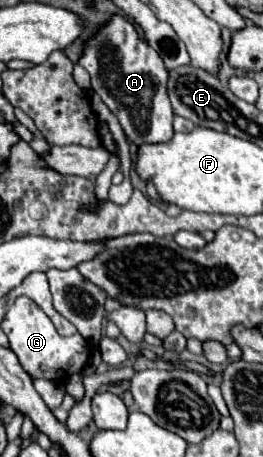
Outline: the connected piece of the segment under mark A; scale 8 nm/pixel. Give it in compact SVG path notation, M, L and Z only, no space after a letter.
M113 16L99 34L87 42L79 64L91 74L91 86L117 116L123 132L135 144L159 144L173 138L173 110L167 98L167 70L163 60L147 42L143 42L135 26L123 18Z

